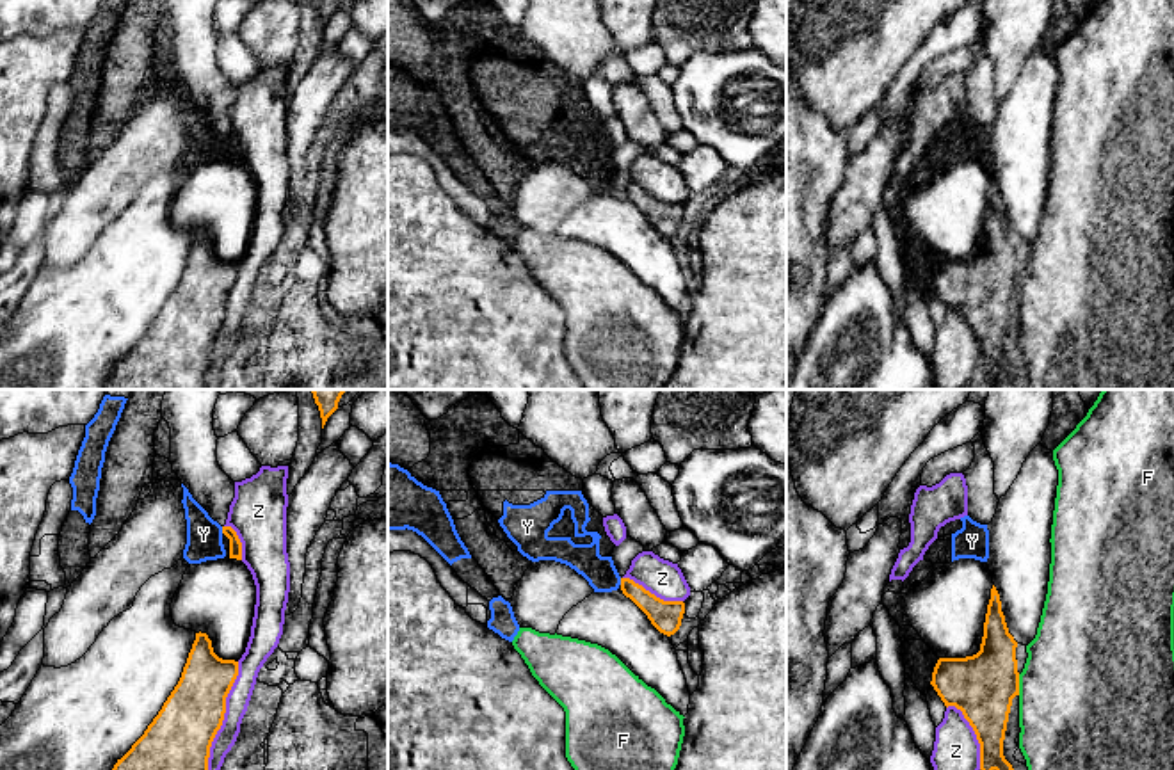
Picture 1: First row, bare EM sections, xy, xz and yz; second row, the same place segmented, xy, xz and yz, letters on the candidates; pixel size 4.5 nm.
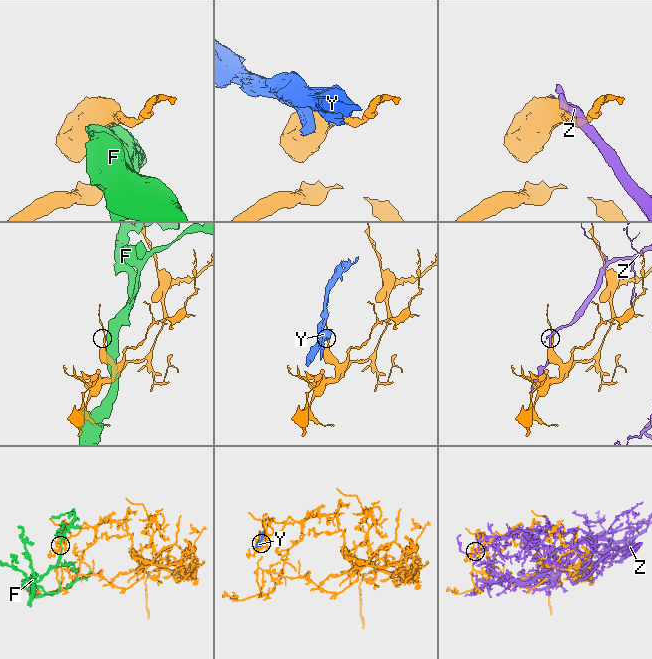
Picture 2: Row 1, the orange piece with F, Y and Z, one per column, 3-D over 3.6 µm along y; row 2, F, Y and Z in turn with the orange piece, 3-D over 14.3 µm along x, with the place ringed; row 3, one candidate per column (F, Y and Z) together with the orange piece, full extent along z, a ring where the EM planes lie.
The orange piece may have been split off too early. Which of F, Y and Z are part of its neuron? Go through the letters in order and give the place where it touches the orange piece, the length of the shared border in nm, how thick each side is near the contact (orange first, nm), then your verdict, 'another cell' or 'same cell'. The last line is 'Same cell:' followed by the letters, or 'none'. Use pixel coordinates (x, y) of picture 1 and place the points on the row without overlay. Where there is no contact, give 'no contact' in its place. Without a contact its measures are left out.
F: meets orange in yz at (1018, 287); contact 100 nm long; 300 nm thick on the orange side, 500 nm on the other; another cell
Y: meets orange in xy at (223, 132); contact 30 nm long; 60 nm thick on the orange side, 160 nm on the other; another cell
Z: meets orange in xy at (221, 326); contact 600 nm long; 320 nm thick on the orange side, 110 nm on the other; another cell
Same cell: none

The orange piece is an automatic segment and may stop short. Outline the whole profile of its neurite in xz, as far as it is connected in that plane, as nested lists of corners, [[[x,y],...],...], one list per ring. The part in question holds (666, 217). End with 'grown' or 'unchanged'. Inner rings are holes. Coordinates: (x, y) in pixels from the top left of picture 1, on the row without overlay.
[[[621,180],[621,192],[630,199],[663,237],[674,237],[685,215],[683,203],[663,203],[630,180]]] | unchanged

